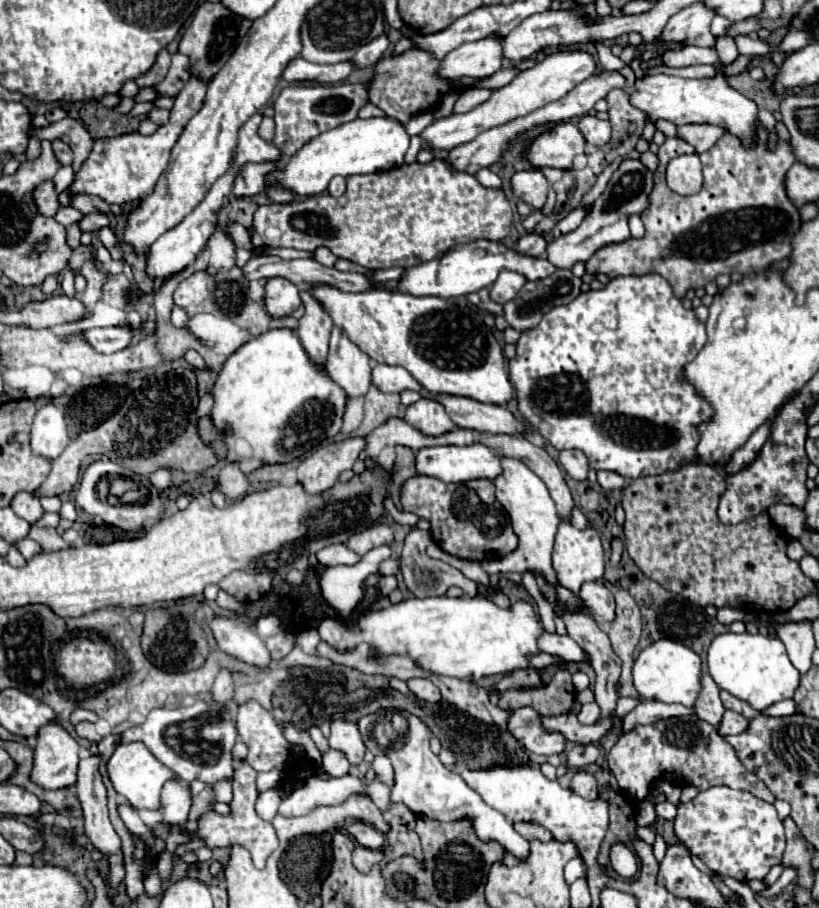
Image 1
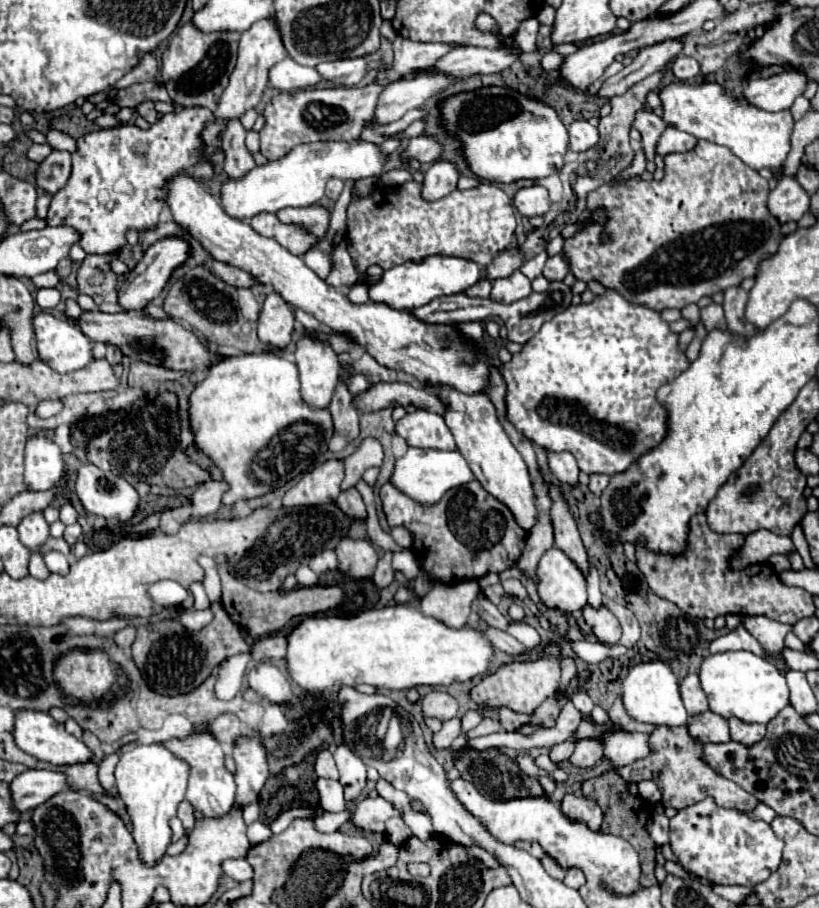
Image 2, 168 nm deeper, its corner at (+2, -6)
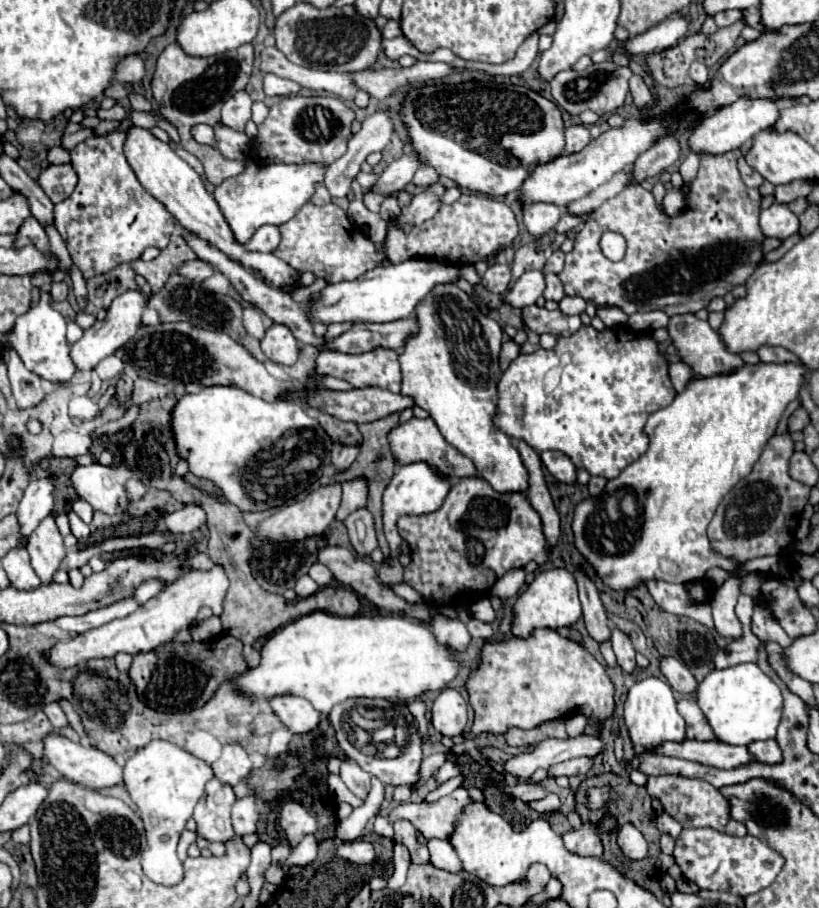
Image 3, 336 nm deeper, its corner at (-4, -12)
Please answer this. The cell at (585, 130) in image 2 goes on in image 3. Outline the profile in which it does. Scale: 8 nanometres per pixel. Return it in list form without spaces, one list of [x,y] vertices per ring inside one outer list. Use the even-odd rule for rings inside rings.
[[[572,125],[572,127],[568,127],[564,131],[564,137],[566,137],[566,147],[564,147],[566,153],[578,153],[592,139],[590,133],[588,133],[588,127],[584,127],[584,125]]]

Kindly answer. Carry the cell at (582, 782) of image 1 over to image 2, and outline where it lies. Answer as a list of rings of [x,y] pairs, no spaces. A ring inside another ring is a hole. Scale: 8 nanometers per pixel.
[[[566,793],[566,797],[562,799],[562,811],[572,819],[582,819],[582,823],[586,823],[590,829],[600,829],[602,809],[594,799]]]

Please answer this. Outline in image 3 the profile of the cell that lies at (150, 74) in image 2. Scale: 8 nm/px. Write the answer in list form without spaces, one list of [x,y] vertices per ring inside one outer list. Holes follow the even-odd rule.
[[[126,55],[118,61],[114,67],[114,79],[120,81],[122,85],[126,83],[136,83],[144,77],[144,63],[140,61],[138,55]]]

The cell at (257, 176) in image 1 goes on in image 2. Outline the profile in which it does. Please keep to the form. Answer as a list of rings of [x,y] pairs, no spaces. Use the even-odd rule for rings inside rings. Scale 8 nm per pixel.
[[[230,121],[222,133],[222,151],[224,151],[224,171],[230,179],[242,179],[248,171],[256,167],[250,151],[246,149],[246,129],[240,121]]]

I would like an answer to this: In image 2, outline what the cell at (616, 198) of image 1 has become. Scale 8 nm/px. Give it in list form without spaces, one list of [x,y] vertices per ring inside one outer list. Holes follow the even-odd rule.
[[[558,253],[554,257],[548,257],[542,275],[546,275],[546,279],[550,279],[550,281],[562,281],[568,275],[568,271],[570,271],[570,265],[568,265],[566,257],[562,253]]]

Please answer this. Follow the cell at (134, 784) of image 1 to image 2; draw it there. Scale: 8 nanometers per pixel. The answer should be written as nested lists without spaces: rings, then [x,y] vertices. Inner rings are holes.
[[[136,745],[128,747],[116,765],[118,795],[126,805],[126,811],[134,825],[134,839],[140,849],[140,857],[146,865],[154,865],[164,857],[166,847],[172,843],[172,831],[168,821],[176,815],[178,803],[184,799],[188,767],[180,759],[174,759],[162,745]]]

